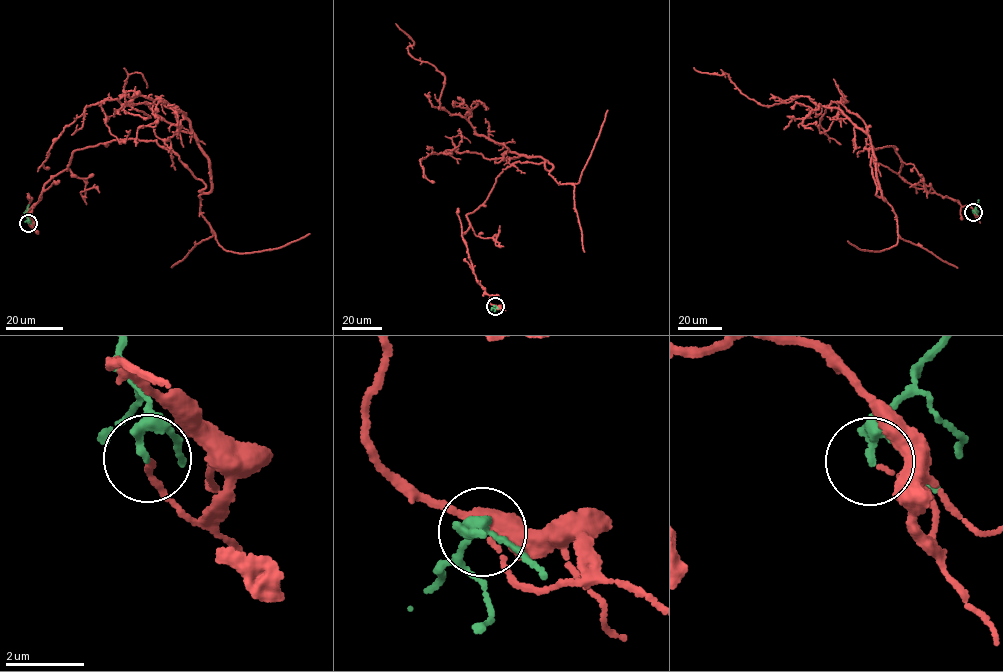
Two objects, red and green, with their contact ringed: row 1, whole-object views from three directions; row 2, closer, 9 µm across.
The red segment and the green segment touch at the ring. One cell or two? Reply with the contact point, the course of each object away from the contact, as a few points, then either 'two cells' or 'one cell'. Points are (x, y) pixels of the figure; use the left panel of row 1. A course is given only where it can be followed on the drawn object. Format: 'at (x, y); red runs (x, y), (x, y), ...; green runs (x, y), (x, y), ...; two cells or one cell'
at (28, 223); red runs (29, 223), (76, 150), (169, 149), (191, 132), (158, 96), (126, 112), (151, 118), (128, 93); green runs (28, 223), (25, 212), (29, 205); one cell

